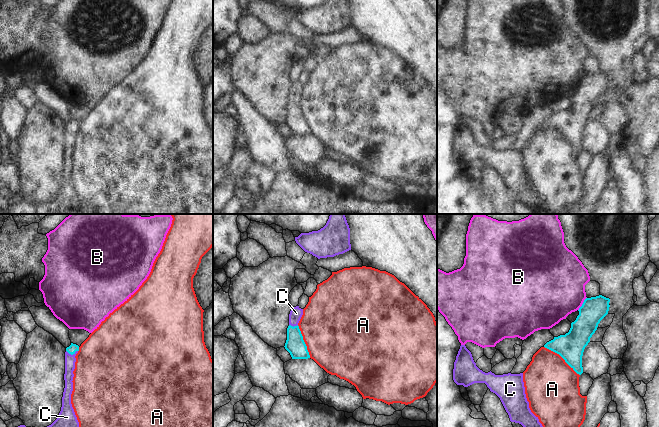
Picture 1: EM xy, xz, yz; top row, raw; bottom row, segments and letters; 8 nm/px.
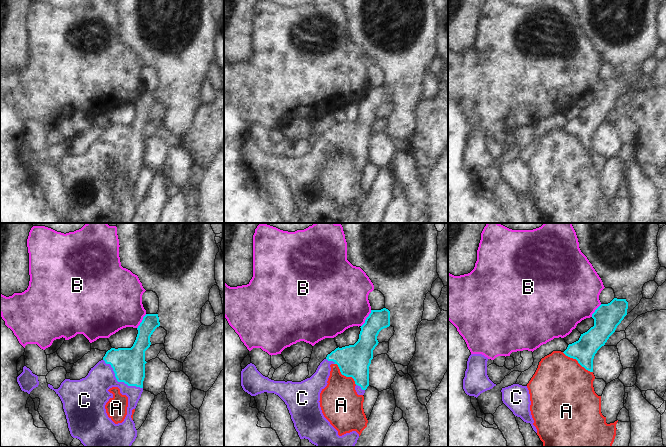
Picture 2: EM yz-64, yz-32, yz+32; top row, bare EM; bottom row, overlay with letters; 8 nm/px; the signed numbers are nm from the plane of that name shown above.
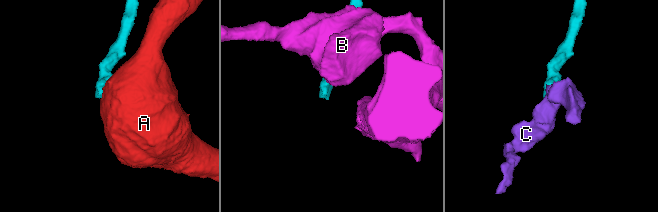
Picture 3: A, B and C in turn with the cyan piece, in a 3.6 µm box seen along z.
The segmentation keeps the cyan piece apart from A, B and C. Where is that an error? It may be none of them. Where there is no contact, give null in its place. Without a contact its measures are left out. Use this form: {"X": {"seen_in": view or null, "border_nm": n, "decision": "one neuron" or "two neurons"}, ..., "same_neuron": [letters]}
{"A": {"seen_in": "yz", "border_nm": 380, "decision": "two neurons"}, "B": {"seen_in": "yz", "border_nm": 130, "decision": "two neurons"}, "C": {"seen_in": "xy", "border_nm": 100, "decision": "one neuron"}, "same_neuron": ["C"]}

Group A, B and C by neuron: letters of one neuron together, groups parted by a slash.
A / B / C

